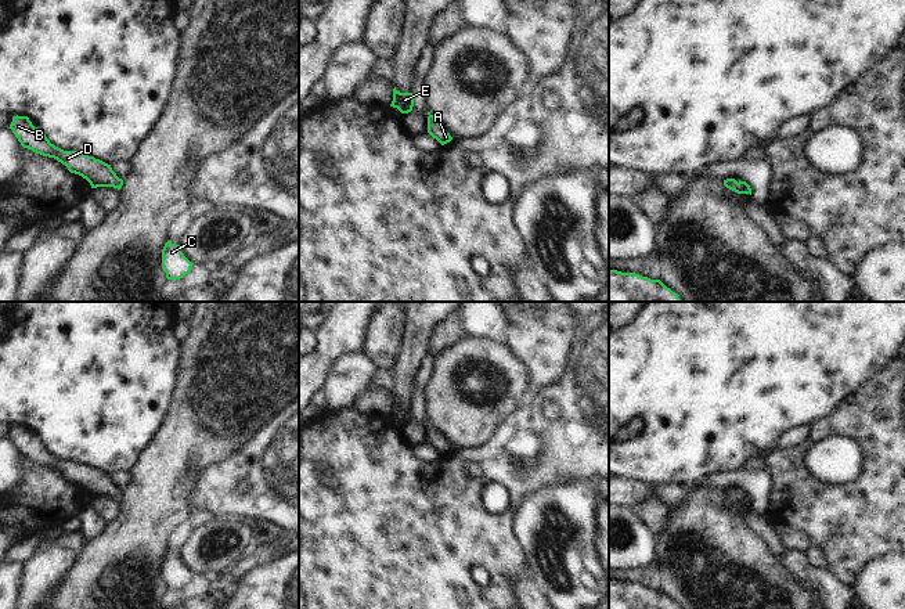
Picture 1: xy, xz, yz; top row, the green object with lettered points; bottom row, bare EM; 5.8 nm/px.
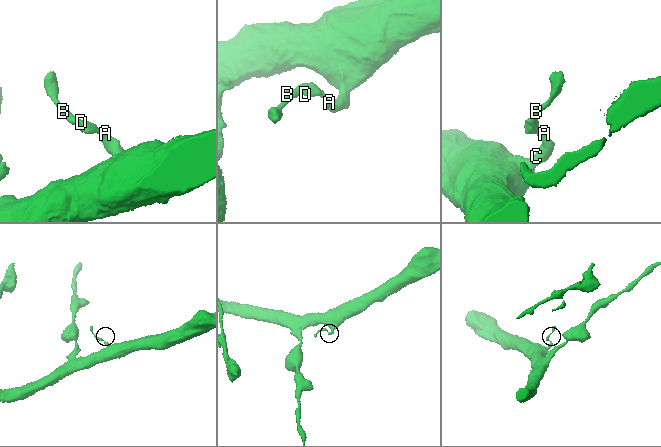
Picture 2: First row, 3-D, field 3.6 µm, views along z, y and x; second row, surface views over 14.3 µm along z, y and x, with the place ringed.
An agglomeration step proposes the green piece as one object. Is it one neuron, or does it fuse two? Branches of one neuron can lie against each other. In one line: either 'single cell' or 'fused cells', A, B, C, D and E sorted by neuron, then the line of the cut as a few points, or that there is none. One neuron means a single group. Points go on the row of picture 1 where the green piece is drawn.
single cell; A B C D E; no cut

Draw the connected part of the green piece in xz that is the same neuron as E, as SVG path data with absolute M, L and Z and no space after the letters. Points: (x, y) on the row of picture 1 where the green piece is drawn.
M393 89L393 101L390 107L397 108L401 113L408 113L414 107L414 94L412 93L400 93Z

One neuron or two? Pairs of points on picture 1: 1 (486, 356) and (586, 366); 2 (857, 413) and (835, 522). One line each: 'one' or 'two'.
1: two
2: one

